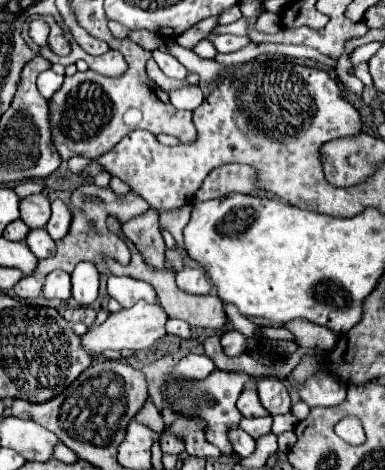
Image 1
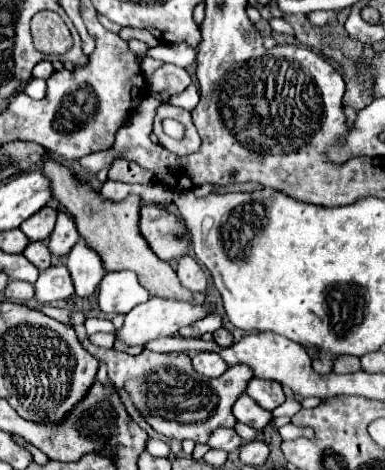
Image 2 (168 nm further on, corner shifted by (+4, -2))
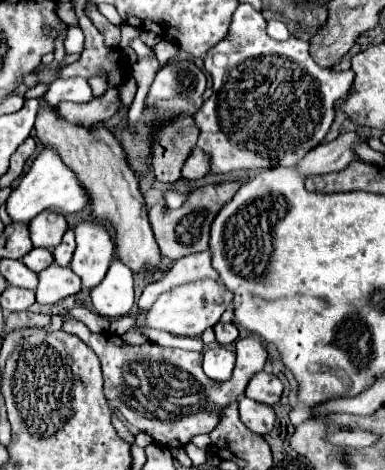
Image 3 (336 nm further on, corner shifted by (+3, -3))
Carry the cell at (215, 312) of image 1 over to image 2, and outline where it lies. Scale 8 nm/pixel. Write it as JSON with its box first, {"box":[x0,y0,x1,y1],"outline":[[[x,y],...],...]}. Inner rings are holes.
{"box":[43,158,205,304],"outline":[[[53,158],[45,160],[43,172],[53,184],[55,198],[73,216],[75,226],[77,226],[79,234],[83,236],[83,240],[87,242],[87,246],[97,250],[107,272],[115,272],[115,270],[135,272],[141,286],[147,288],[151,296],[155,294],[161,298],[187,300],[193,304],[199,304],[205,300],[205,296],[201,292],[191,292],[185,286],[181,286],[181,282],[179,282],[175,270],[169,266],[169,262],[157,258],[157,254],[153,254],[153,250],[147,246],[147,240],[143,238],[143,234],[139,230],[139,208],[141,208],[139,196],[127,196],[121,202],[103,200],[103,196],[97,190],[93,190],[89,184],[77,180],[69,168],[65,168],[63,164],[59,164]]]}

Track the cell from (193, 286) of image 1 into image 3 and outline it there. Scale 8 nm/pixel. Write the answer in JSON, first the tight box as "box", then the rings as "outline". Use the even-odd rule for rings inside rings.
{"box":[138,251,218,311],"outline":[[[202,251],[200,255],[186,255],[184,259],[178,259],[174,263],[174,267],[158,283],[152,283],[144,289],[144,293],[138,299],[138,307],[140,307],[140,311],[146,311],[146,307],[152,305],[160,293],[166,293],[182,283],[192,283],[192,281],[200,281],[200,279],[214,279],[214,281],[218,279],[218,273],[210,265],[208,251]]]}

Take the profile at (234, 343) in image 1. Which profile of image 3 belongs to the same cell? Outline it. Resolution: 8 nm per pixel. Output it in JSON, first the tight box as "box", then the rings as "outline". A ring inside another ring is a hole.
{"box":[214,323,238,345],"outline":[[[216,323],[214,331],[216,331],[216,341],[220,345],[230,345],[238,339],[238,329],[234,323]]]}

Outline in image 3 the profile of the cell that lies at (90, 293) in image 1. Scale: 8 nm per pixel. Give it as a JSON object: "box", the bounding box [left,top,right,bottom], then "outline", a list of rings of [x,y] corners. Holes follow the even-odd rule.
{"box":[70,221,114,289],"outline":[[[86,221],[74,227],[76,251],[70,269],[82,279],[84,289],[94,289],[114,259],[114,243],[102,223]]]}

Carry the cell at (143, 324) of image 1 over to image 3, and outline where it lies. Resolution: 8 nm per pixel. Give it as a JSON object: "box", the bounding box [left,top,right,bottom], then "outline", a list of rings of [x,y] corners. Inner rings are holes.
{"box":[144,281,232,337],"outline":[[[196,281],[186,283],[180,287],[174,287],[168,293],[162,293],[156,303],[144,313],[146,325],[152,329],[168,331],[172,335],[184,335],[184,337],[200,337],[208,327],[214,327],[220,319],[220,315],[228,309],[232,303],[232,293],[218,281]]]}

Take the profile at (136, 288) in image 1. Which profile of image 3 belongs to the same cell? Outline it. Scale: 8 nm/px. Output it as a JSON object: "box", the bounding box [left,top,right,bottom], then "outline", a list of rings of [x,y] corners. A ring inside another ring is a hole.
{"box":[90,259,136,319],"outline":[[[114,259],[104,281],[90,291],[90,297],[96,313],[102,317],[118,319],[128,315],[136,305],[132,271]]]}

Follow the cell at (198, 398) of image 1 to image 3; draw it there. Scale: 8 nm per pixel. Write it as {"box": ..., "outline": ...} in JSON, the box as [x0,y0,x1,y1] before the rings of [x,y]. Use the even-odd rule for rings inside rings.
{"box":[62,319,266,449],"outline":[[[68,319],[62,329],[68,331],[68,333],[78,335],[98,355],[98,359],[102,363],[102,373],[104,373],[104,393],[106,393],[106,399],[110,401],[110,405],[114,409],[120,409],[120,413],[128,419],[128,423],[132,423],[140,431],[148,433],[156,443],[166,445],[170,449],[184,447],[198,433],[210,433],[220,423],[222,409],[228,407],[230,403],[238,401],[244,395],[244,389],[246,389],[250,377],[254,373],[258,373],[264,367],[264,363],[266,363],[264,347],[262,347],[258,337],[240,339],[236,343],[236,367],[234,367],[234,373],[232,373],[232,377],[228,381],[220,383],[220,381],[204,379],[202,357],[198,353],[184,351],[184,349],[160,347],[160,345],[150,343],[150,341],[146,341],[144,345],[138,345],[138,347],[124,345],[118,335],[108,335],[108,333],[96,335],[96,333],[90,333],[90,329],[84,323],[78,323],[74,319]]]}

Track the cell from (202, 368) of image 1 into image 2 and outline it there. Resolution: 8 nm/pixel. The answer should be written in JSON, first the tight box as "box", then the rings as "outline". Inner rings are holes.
{"box":[193,352,229,376],"outline":[[[199,352],[197,356],[193,356],[193,366],[199,374],[203,376],[221,376],[229,366],[227,362],[223,362],[223,358],[215,352]]]}

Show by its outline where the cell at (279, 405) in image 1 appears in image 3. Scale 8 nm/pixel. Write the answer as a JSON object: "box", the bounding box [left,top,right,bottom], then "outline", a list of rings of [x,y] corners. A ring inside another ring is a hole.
{"box":[244,371,284,405],"outline":[[[260,371],[250,379],[244,395],[264,405],[276,405],[282,397],[282,391],[284,391],[284,385],[276,375]]]}

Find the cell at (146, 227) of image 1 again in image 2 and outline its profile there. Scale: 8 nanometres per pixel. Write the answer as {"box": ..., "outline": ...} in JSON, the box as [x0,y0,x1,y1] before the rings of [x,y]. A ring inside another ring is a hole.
{"box":[141,204,189,260],"outline":[[[155,204],[141,206],[141,234],[161,260],[173,260],[189,252],[189,230],[181,218]]]}

